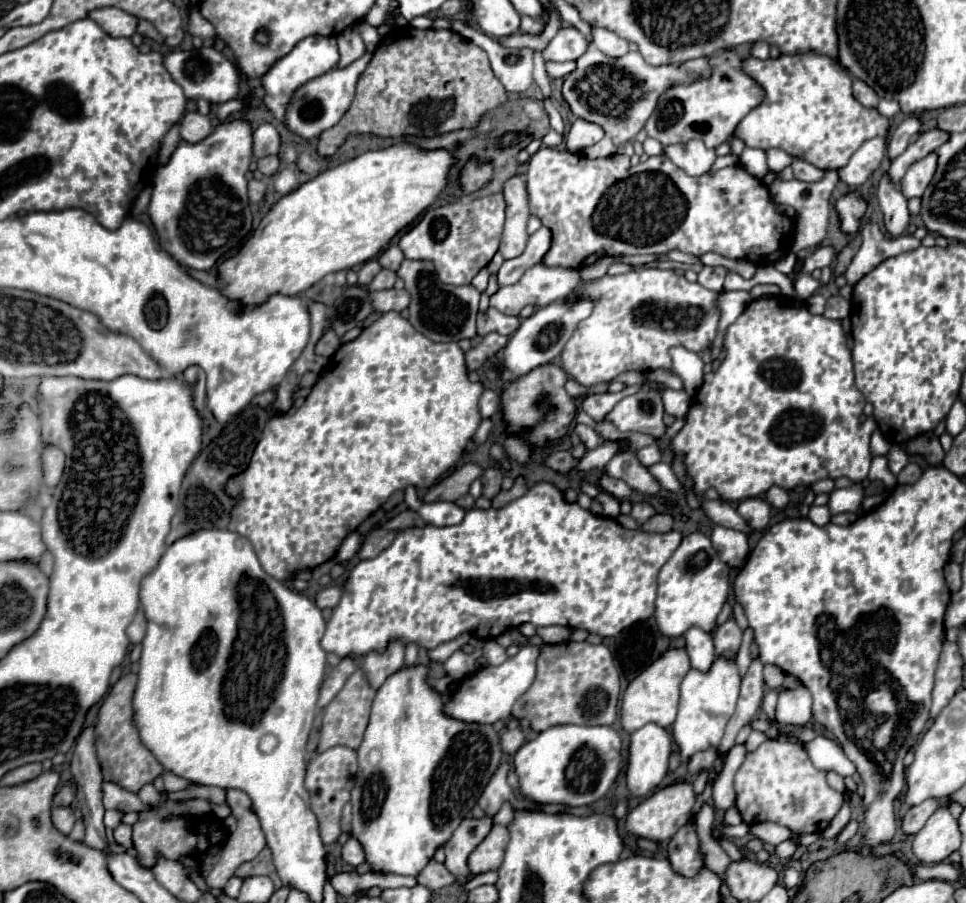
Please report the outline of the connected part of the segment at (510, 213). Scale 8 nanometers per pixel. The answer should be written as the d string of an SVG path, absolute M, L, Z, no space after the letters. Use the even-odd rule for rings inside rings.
M520 176L510 178L504 184L504 198L506 198L506 226L502 234L502 244L500 244L500 254L504 260L516 258L522 254L528 242L526 234L526 222L530 216L528 210L528 192L526 192L526 182Z

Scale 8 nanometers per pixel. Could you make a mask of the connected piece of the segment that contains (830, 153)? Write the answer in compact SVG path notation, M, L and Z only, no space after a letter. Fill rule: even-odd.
M782 54L776 60L772 60L772 58L768 58L768 60L746 58L744 66L746 66L746 74L754 74L754 80L766 90L766 102L762 102L762 106L754 108L738 124L738 130L734 132L750 148L760 148L760 150L780 148L794 158L800 158L800 160L814 164L820 170L840 170L848 164L850 156L866 140L888 134L890 120L886 116L882 116L876 108L862 106L852 96L850 74L842 66L836 66L832 58L818 56L818 54L796 54L796 56Z

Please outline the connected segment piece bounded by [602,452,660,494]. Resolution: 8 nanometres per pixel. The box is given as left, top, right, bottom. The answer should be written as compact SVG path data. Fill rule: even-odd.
M624 452L624 454L616 454L604 468L602 474L608 474L612 478L620 478L624 482L628 482L630 488L640 490L644 494L658 494L660 492L660 484L658 480L638 462L634 452Z

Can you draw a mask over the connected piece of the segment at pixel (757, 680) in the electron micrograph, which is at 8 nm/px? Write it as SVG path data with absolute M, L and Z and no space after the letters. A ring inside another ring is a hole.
M758 658L752 660L752 664L748 668L748 674L742 680L742 690L740 690L740 698L738 698L736 712L730 718L728 726L726 726L726 734L724 734L724 740L722 740L722 746L718 748L718 752L730 750L734 746L734 740L736 740L738 730L744 724L752 722L752 718L756 716L756 712L760 708L760 702L762 702L762 696L764 696L762 668L764 668L764 664Z

